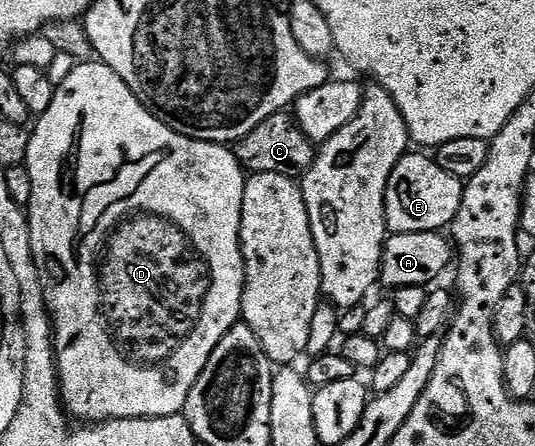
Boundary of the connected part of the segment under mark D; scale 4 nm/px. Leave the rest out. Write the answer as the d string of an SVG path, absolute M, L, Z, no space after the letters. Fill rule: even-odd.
M102 62L76 63L72 73L65 78L65 82L61 82L59 87L56 87L55 93L53 94L53 102L49 106L49 110L45 110L45 114L38 117L38 119L34 121L34 124L35 128L33 127L33 131L31 132L29 154L27 155L26 162L29 179L32 183L32 198L30 202L27 203L25 211L27 214L27 225L29 226L29 238L31 239L31 253L33 254L35 265L39 271L39 285L43 291L43 302L53 329L57 383L64 409L68 417L75 419L76 416L79 420L87 420L86 422L102 422L105 420L114 420L116 422L149 422L153 418L161 418L162 416L178 416L182 413L183 407L187 404L189 390L193 390L197 378L201 378L201 370L205 370L205 366L209 362L213 350L217 350L217 342L221 342L221 338L225 338L225 334L229 334L229 330L232 326L240 323L243 314L243 291L245 290L245 282L247 281L247 262L243 259L243 247L241 246L241 238L239 237L241 218L243 217L243 186L245 183L243 167L240 166L239 159L235 157L235 153L230 147L221 144L210 144L204 140L194 140L188 136L177 134L172 128L165 126L162 120L158 120L156 116L139 101L138 96L134 96L134 94L131 93L129 86L125 86L125 82L122 78L120 78L111 67ZM106 184L115 191L115 204L119 207L115 212L115 216L111 216L109 209L102 208L102 206L99 205L103 200L103 196L101 193L95 192L95 188L103 188Z

